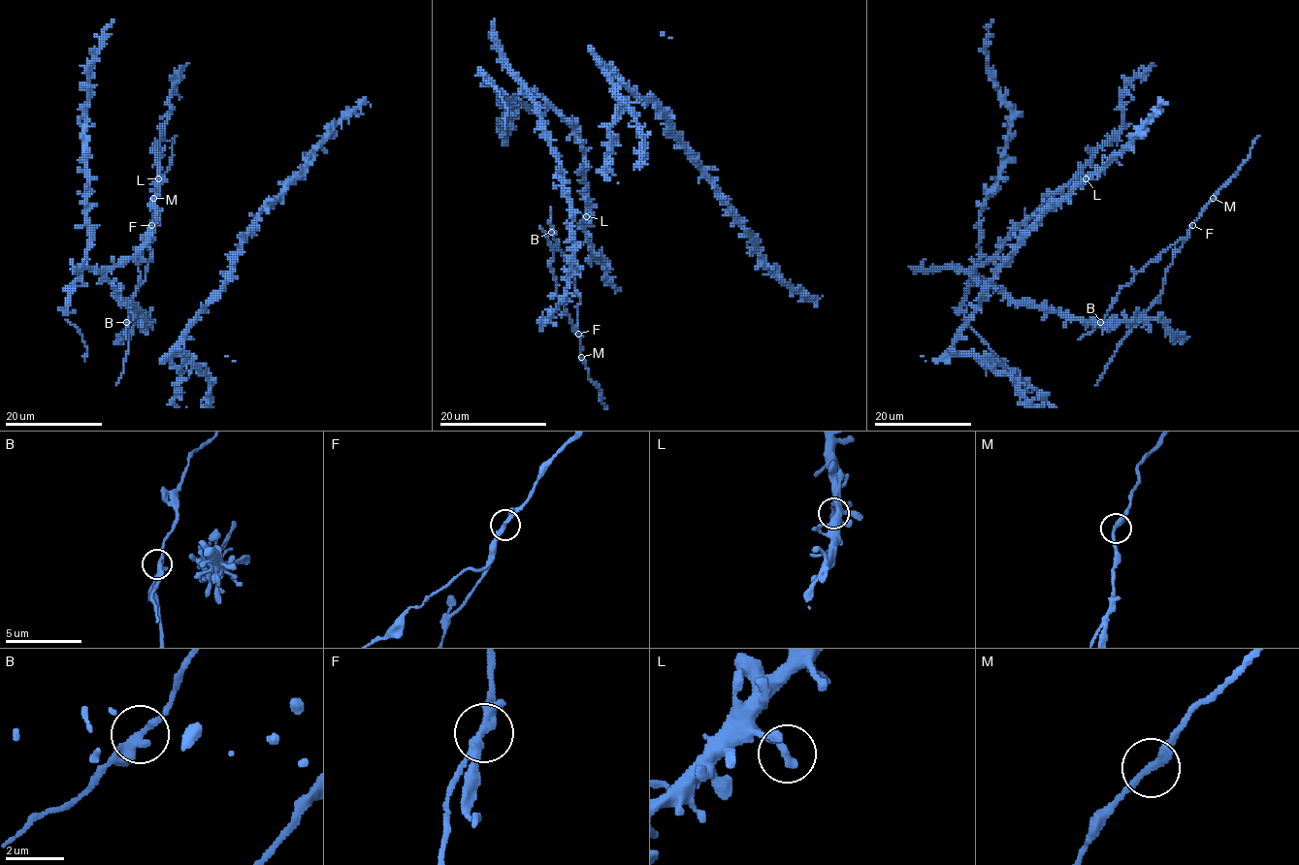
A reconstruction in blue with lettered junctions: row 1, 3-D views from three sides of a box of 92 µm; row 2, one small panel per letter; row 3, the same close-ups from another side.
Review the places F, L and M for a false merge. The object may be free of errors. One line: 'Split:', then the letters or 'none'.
Split: F

